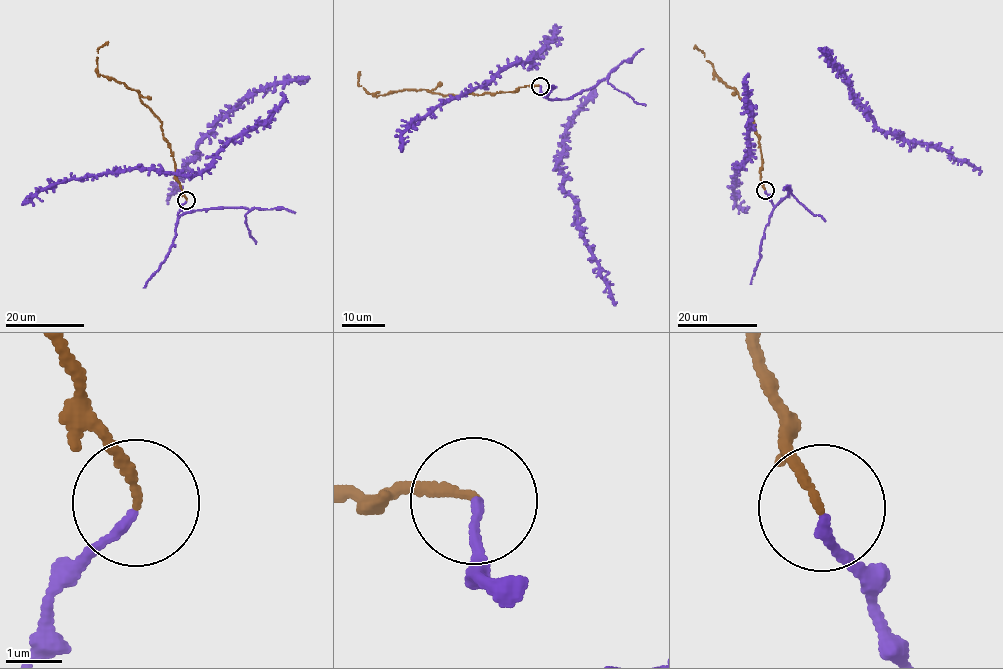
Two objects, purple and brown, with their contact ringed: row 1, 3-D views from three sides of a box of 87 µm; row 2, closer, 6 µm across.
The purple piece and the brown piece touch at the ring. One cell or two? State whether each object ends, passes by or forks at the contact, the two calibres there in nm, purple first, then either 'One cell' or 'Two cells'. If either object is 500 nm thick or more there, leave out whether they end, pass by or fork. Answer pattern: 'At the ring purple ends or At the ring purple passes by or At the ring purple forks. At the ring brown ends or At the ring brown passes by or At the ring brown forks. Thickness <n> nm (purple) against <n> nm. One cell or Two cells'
At the ring purple ends. At the ring brown ends. Thickness 140 nm (purple) against 150 nm. One cell

